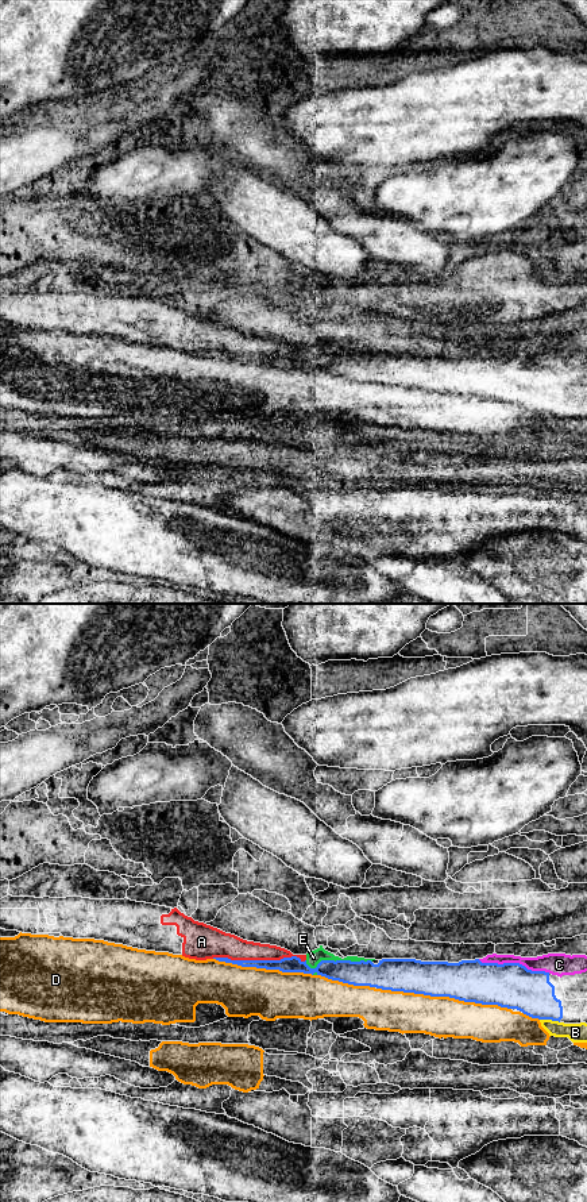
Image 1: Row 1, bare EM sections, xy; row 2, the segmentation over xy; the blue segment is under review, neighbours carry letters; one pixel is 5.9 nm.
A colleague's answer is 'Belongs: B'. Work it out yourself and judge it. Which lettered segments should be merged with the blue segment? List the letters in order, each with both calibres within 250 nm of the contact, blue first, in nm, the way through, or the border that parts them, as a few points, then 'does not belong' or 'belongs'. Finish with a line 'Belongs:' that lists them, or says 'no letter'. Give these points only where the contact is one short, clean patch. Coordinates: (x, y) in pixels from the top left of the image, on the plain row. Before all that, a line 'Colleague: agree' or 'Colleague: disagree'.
Colleague: disagree
A: calibres 100 and 150 nm; does not belong
B: calibres 260 and 110 nm; does not belong
C: calibres 280 and 130 nm; does not belong
D: calibres 260 and 240 nm; does not belong
E: calibres 150 and 90 nm; does not belong
Belongs: no letter

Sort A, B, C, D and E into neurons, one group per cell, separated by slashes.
A C E / B / D

